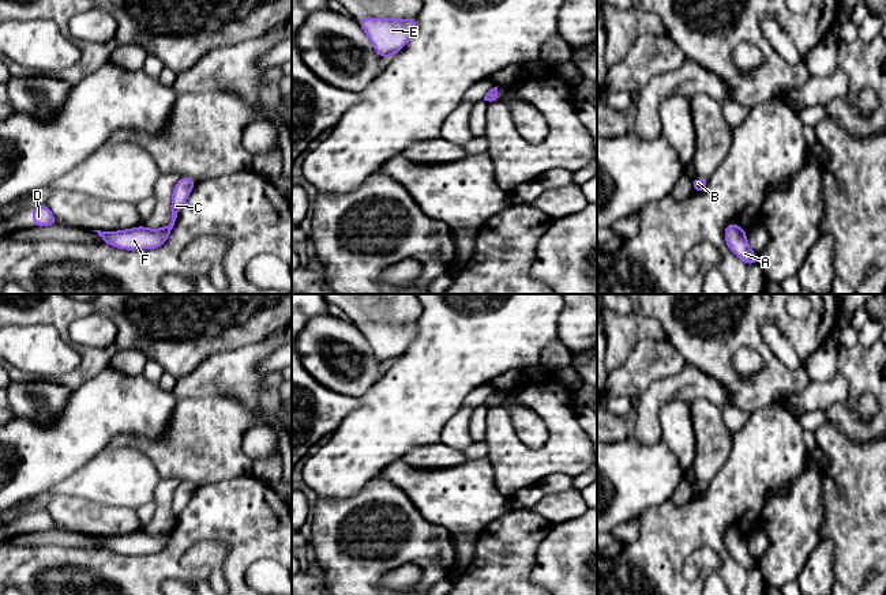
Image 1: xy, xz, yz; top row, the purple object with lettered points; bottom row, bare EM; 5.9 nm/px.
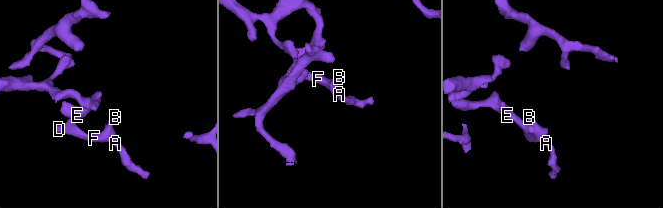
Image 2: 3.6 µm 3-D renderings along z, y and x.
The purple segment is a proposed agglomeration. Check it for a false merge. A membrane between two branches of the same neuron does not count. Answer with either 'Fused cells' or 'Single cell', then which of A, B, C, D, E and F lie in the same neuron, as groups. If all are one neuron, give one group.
Single cell. Groups: A B C D E F

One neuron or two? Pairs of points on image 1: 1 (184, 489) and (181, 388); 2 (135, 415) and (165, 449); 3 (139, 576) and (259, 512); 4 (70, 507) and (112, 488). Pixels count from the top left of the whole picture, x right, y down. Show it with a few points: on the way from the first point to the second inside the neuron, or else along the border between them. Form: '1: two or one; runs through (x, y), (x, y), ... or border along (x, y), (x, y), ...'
1: two; border along (213, 395), (179, 400)
2: two; border along (172, 411), (168, 430), (160, 439), (126, 436)
3: one; runs through (169, 554), (209, 515), (229, 512)
4: two; border along (53, 494), (77, 496), (116, 507)

